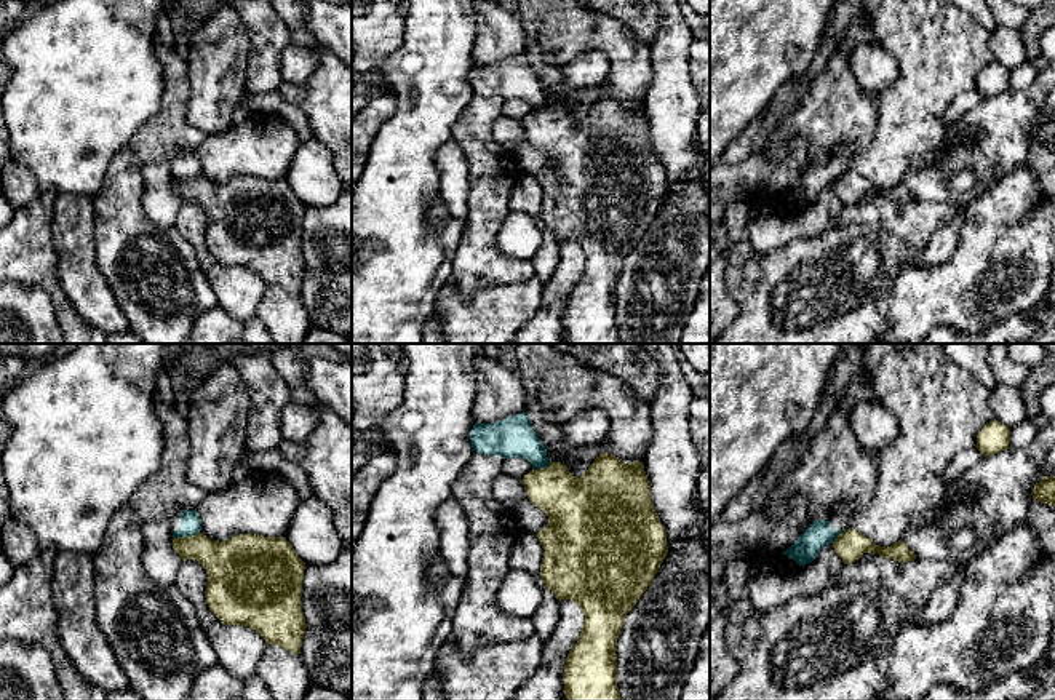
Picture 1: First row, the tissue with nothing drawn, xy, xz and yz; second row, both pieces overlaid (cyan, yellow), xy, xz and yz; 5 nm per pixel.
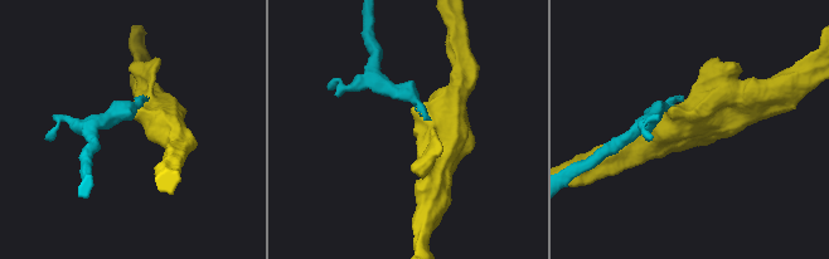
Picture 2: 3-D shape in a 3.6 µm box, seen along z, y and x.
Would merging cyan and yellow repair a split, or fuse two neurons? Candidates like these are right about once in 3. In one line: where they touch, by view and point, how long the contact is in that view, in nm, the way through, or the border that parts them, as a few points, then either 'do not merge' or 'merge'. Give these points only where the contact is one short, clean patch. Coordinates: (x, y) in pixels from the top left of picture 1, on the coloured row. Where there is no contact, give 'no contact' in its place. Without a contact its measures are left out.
xy (186, 536) | 140 nm | do not merge

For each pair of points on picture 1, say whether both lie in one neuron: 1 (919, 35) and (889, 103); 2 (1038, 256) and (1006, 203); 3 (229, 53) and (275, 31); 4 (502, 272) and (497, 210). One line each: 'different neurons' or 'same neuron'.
1: same neuron
2: same neuron
3: different neurons
4: same neuron

